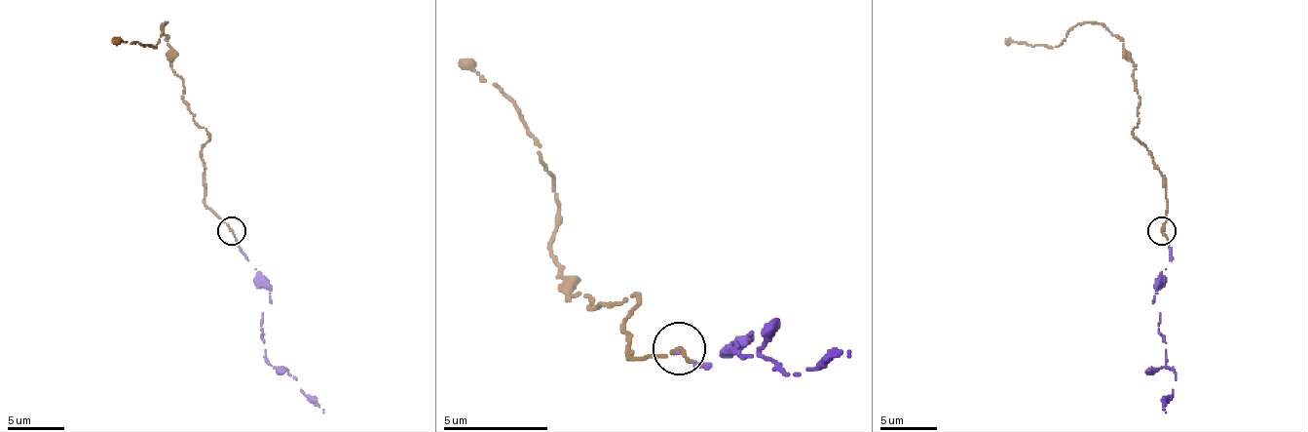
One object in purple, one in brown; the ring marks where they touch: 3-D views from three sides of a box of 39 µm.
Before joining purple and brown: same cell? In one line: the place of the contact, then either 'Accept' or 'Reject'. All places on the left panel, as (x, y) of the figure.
Place: (231, 230). Accept

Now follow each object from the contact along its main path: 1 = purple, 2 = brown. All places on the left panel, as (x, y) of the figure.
1: (231, 231), (270, 291), (270, 302), (262, 313), (265, 359), (290, 373), (324, 412)
2: (231, 231), (205, 203), (203, 155), (207, 132), (194, 121), (185, 100), (166, 21), (157, 47), (111, 41)

